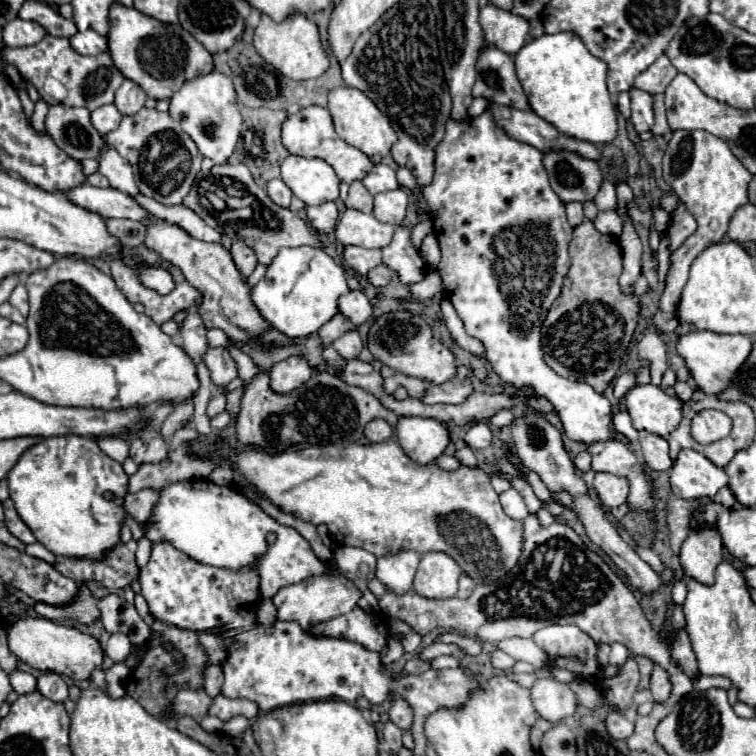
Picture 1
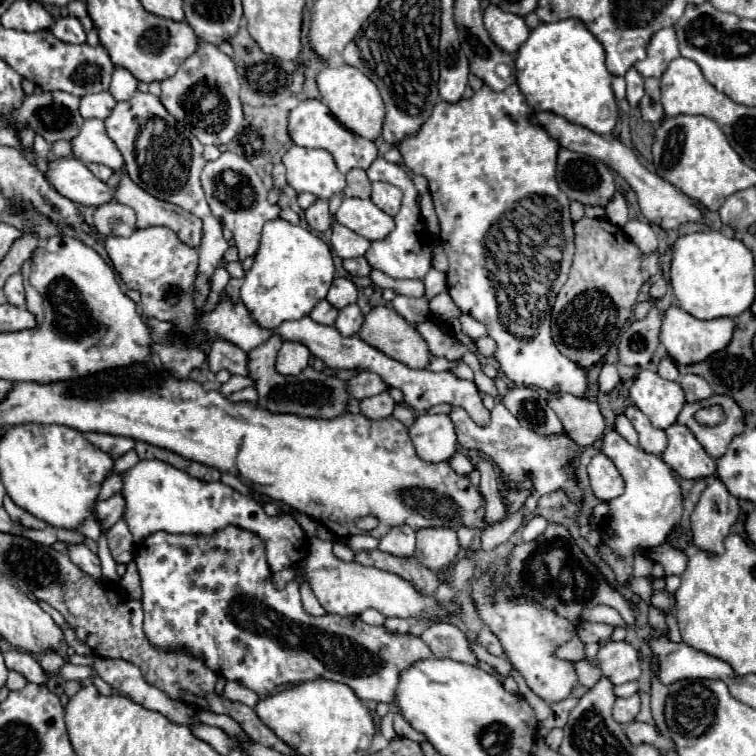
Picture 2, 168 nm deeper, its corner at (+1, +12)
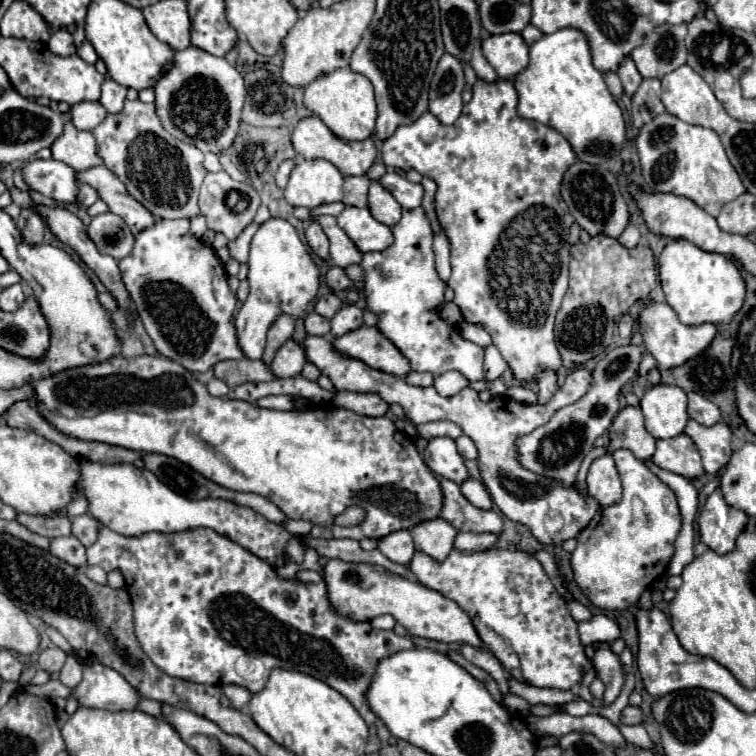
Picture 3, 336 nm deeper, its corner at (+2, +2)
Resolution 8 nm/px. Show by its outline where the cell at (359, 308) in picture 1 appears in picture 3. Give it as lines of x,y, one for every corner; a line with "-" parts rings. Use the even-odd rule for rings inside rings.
328,294
328,296
318,298
314,310
316,310
320,316
324,316
324,318
332,318
342,306
344,306
344,302
342,302
336,294

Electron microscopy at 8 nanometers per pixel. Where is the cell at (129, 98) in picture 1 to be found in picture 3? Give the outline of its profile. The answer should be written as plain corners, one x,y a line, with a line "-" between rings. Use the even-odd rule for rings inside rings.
106,78
106,80
104,80
104,86
102,86
100,104
102,104
110,114
116,114
116,112
122,110
124,100
126,100
126,88
120,86
118,82
114,82
112,78

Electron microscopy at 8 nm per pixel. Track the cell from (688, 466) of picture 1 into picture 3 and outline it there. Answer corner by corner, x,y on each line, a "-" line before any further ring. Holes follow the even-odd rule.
678,434
668,440
658,440
656,454
652,456
652,460
660,468
680,474
688,480
700,478
704,474
700,452
698,452
696,444
692,442
692,438
686,434

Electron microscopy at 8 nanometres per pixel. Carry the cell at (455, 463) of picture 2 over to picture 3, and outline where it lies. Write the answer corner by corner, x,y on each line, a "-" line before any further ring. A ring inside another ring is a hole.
466,478
462,484
460,484
460,490
462,494
478,508
492,508
492,500
490,500
490,494
486,492
484,484
480,480
474,480
474,478

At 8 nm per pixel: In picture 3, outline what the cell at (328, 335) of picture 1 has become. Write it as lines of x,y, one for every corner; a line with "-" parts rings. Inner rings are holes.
310,312
304,320
304,326
306,326
306,334
312,334
312,336
324,336
328,338
330,336
330,320
316,314
316,312

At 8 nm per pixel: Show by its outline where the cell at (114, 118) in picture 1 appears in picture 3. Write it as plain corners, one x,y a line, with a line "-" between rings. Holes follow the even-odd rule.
80,102
70,108
70,114
72,124
78,130
94,130
108,116
108,112
100,102

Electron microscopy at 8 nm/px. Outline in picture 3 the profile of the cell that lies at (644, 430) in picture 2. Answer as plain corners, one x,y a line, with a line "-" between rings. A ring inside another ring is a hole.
626,406
612,422
610,448
628,448
636,458
648,460
656,452
656,438
644,428
644,418
640,408

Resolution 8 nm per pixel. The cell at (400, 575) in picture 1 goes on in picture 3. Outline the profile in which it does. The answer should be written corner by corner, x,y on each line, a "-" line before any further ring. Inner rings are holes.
398,530
396,534
388,534
378,540
378,550
398,564
410,564
414,556
414,544
408,530

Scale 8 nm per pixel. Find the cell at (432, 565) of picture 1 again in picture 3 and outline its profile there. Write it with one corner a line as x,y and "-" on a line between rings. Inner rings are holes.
438,518
436,522
422,522
420,526
414,526
410,534
414,538
416,550
428,554
438,562
442,562
450,554
456,538
456,530
442,518

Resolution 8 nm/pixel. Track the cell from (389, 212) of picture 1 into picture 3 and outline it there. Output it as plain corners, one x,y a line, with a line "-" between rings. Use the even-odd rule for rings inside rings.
372,182
372,184
370,184
368,202
370,202
368,208
370,208
372,216
374,216
378,222
386,224
386,226
394,226
394,224
400,220
400,216
402,216
400,204
398,204
398,202
394,200
394,196
392,196
388,190
384,190
378,182

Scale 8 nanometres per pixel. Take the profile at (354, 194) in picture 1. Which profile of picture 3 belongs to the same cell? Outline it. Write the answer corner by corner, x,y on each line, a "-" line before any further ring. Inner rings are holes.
368,176
344,178
344,204
346,206
368,206

